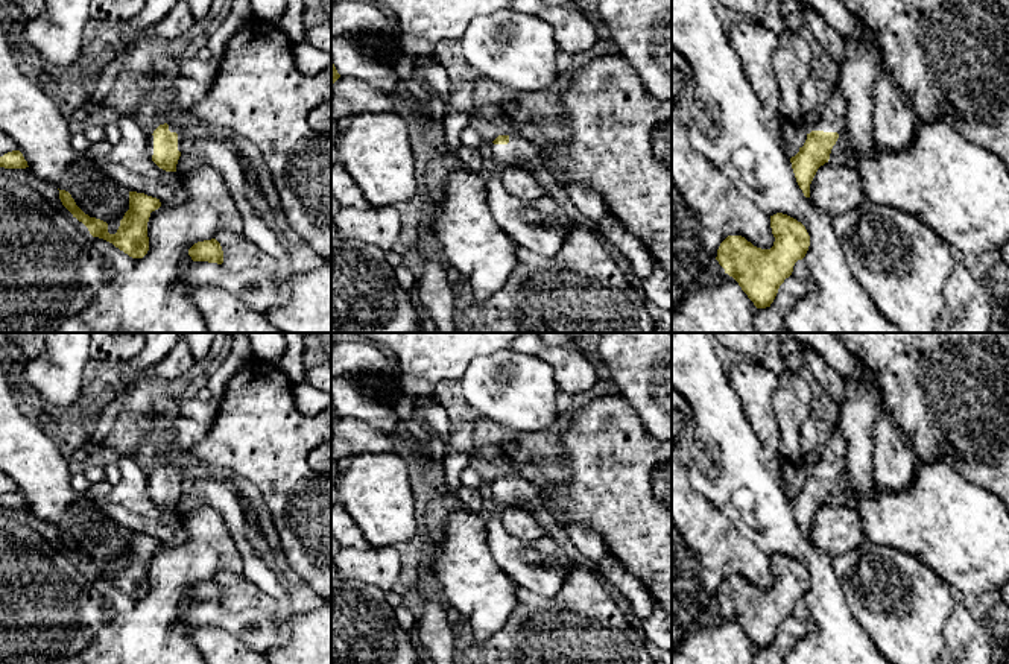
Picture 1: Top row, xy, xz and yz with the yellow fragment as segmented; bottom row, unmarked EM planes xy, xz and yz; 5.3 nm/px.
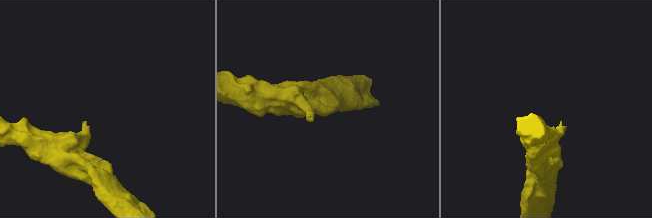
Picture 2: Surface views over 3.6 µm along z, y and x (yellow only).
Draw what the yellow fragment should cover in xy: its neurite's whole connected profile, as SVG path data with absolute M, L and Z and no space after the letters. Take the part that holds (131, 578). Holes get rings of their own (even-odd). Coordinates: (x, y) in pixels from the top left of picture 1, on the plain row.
M59 530L59 539L62 545L82 562L93 577L103 579L112 583L132 599L143 599L149 591L147 562L150 553L161 547L160 539L147 536L144 533L129 532L129 550L120 561L120 567L115 574L108 573L108 564L90 558L74 542L71 535L65 530Z

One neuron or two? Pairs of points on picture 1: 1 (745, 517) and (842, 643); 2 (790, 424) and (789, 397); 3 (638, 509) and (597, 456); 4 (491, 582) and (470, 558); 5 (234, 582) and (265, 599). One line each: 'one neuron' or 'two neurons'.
1: one neuron
2: one neuron
3: one neuron
4: one neuron
5: one neuron

